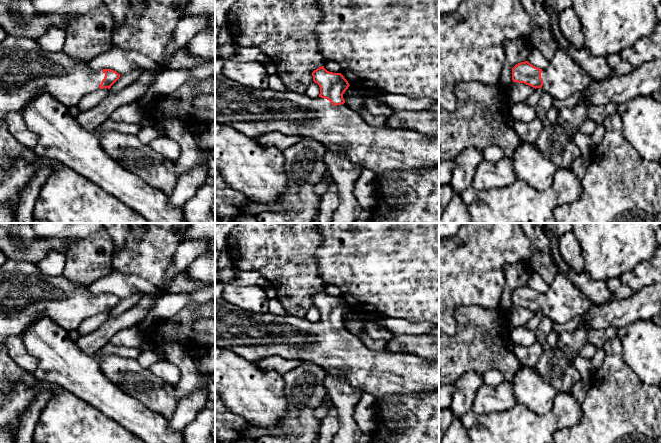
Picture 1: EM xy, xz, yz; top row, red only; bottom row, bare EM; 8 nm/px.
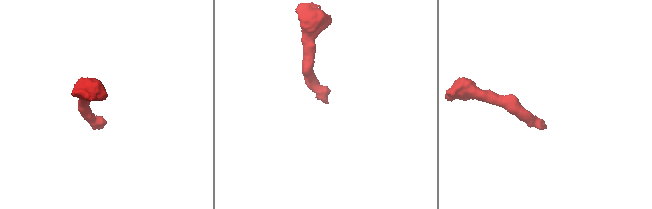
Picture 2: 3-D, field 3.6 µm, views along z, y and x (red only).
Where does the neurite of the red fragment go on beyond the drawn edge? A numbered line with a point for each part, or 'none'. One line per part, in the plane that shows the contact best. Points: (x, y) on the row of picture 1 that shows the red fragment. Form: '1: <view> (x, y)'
1: xz (253, 112)

